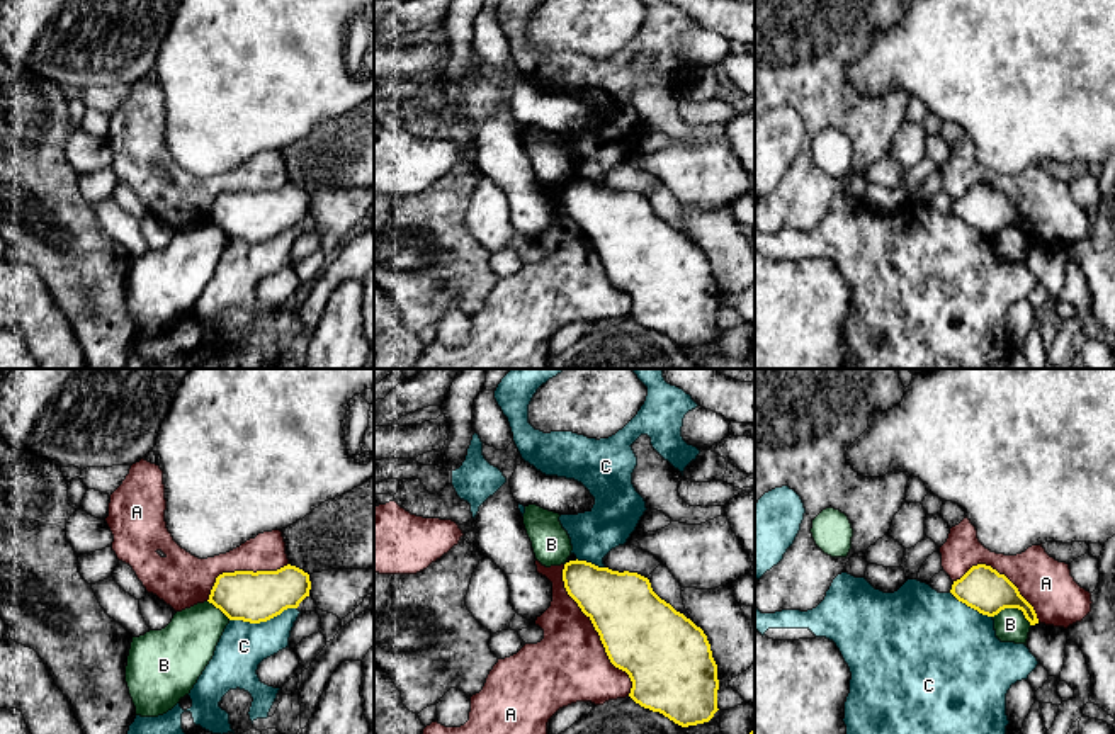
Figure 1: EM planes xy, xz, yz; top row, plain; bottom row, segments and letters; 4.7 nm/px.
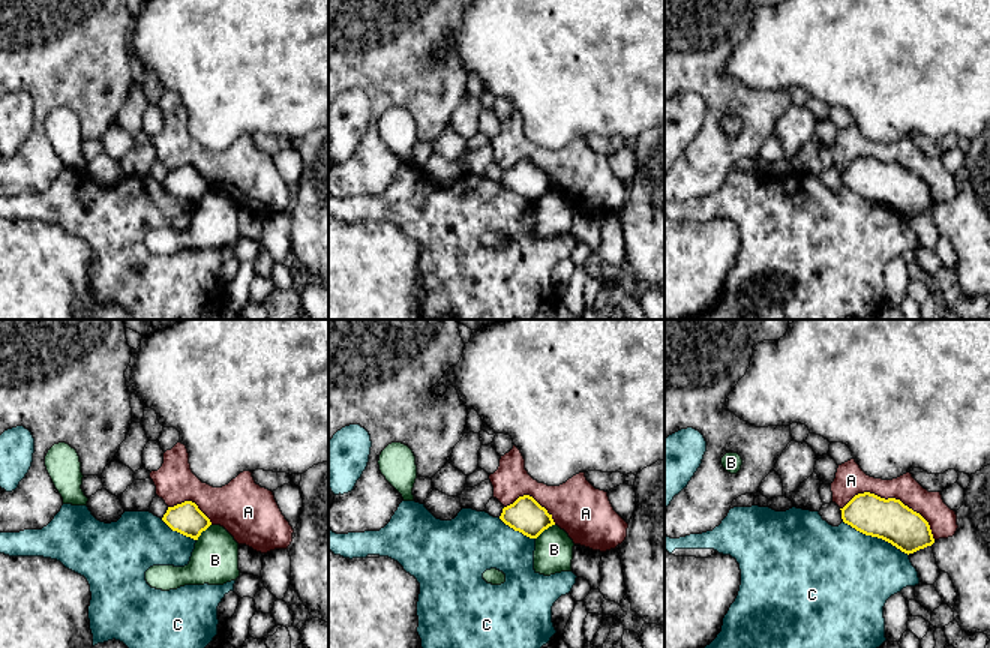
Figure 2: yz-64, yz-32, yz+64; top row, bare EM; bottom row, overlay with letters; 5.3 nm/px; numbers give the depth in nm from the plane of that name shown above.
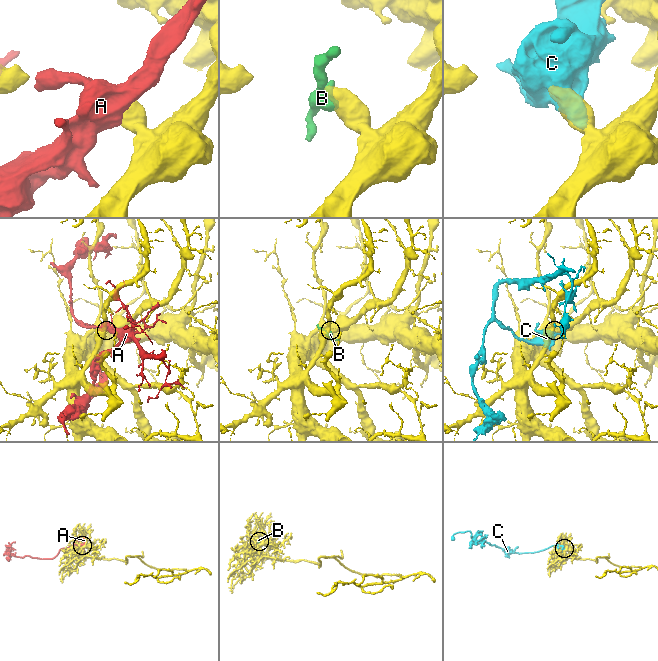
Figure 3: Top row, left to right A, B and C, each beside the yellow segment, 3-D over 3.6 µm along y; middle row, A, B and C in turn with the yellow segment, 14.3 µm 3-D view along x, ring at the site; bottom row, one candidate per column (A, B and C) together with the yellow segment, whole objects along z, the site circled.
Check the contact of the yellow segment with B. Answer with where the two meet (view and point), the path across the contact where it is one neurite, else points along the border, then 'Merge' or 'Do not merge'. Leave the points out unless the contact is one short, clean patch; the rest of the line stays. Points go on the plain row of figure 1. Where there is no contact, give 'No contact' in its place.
Touches yellow at yz (1015, 226). Boundary: yz (993, 235), (1005, 228), (1018, 228), (1030, 245). Do not merge

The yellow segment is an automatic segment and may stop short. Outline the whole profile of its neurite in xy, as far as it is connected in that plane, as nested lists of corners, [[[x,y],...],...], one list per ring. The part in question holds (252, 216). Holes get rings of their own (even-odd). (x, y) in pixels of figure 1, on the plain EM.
[[[287,184],[277,190],[223,192],[207,221],[229,240],[260,243],[287,228],[297,228],[309,216],[309,209],[309,194]]]

